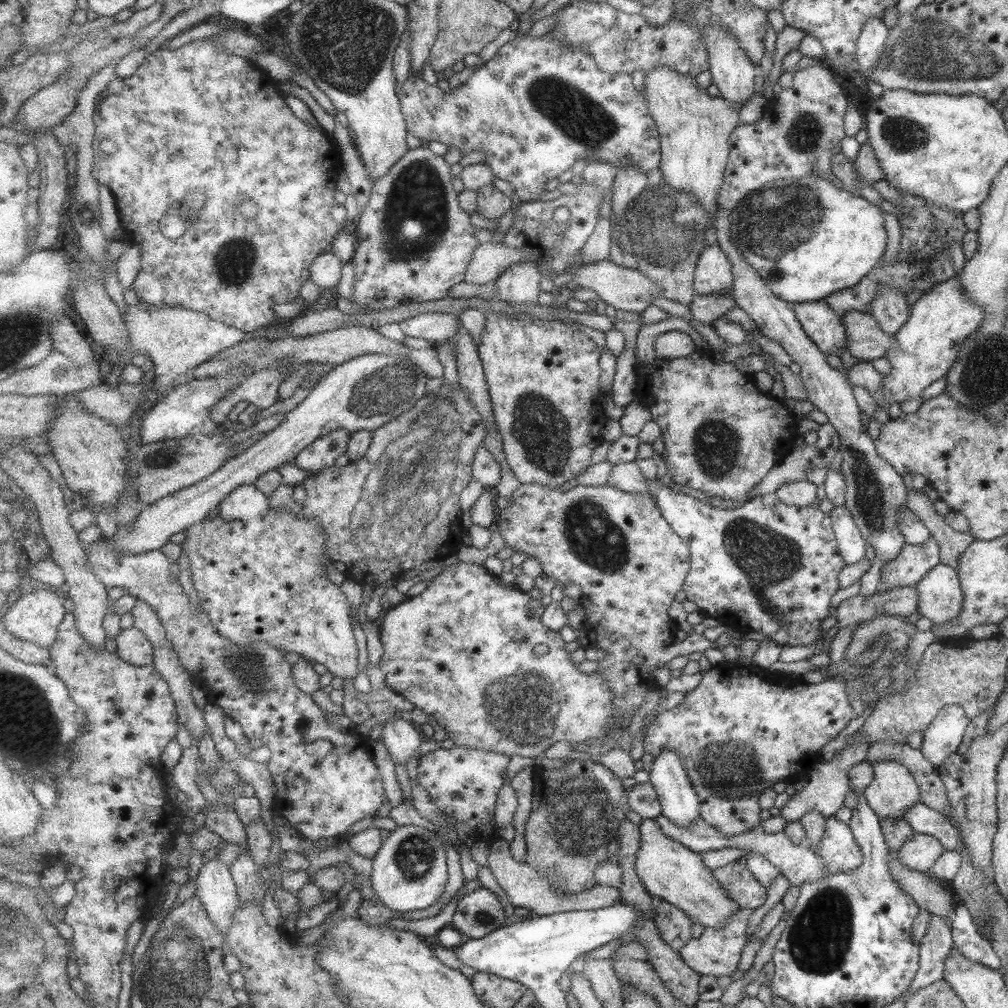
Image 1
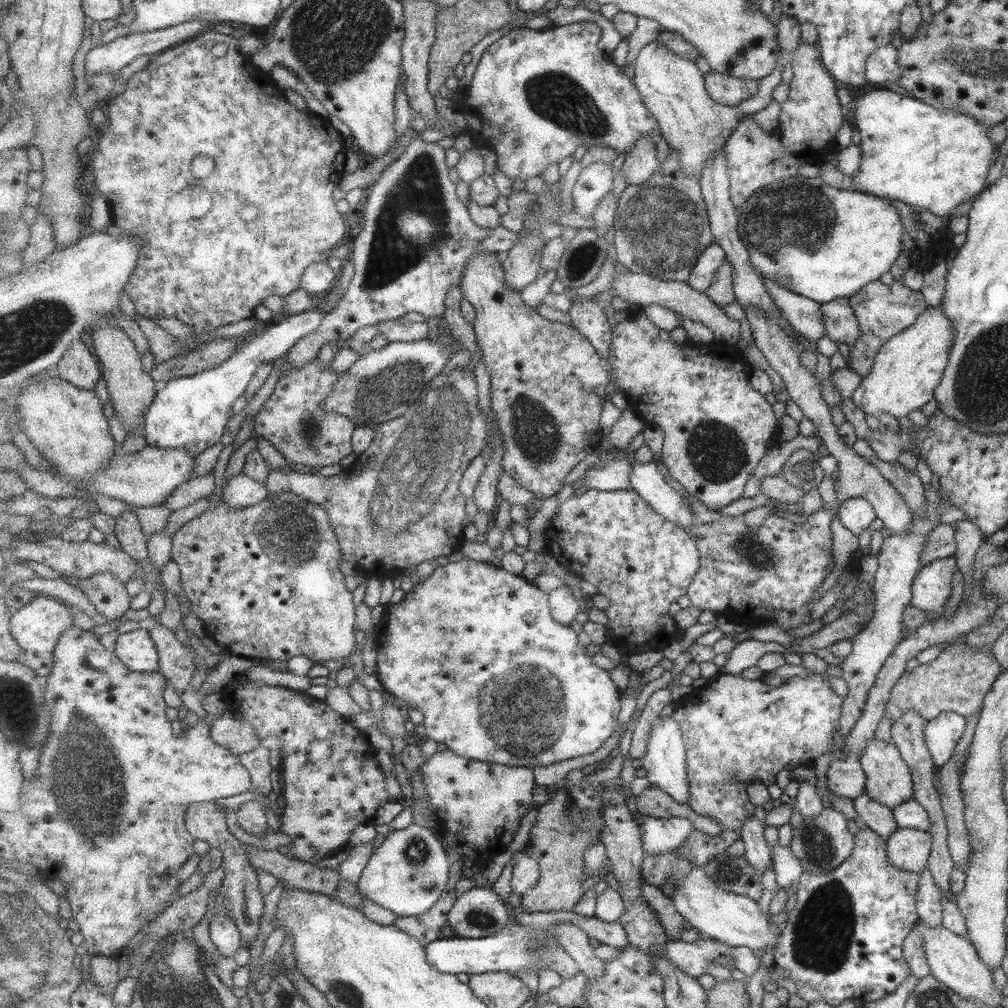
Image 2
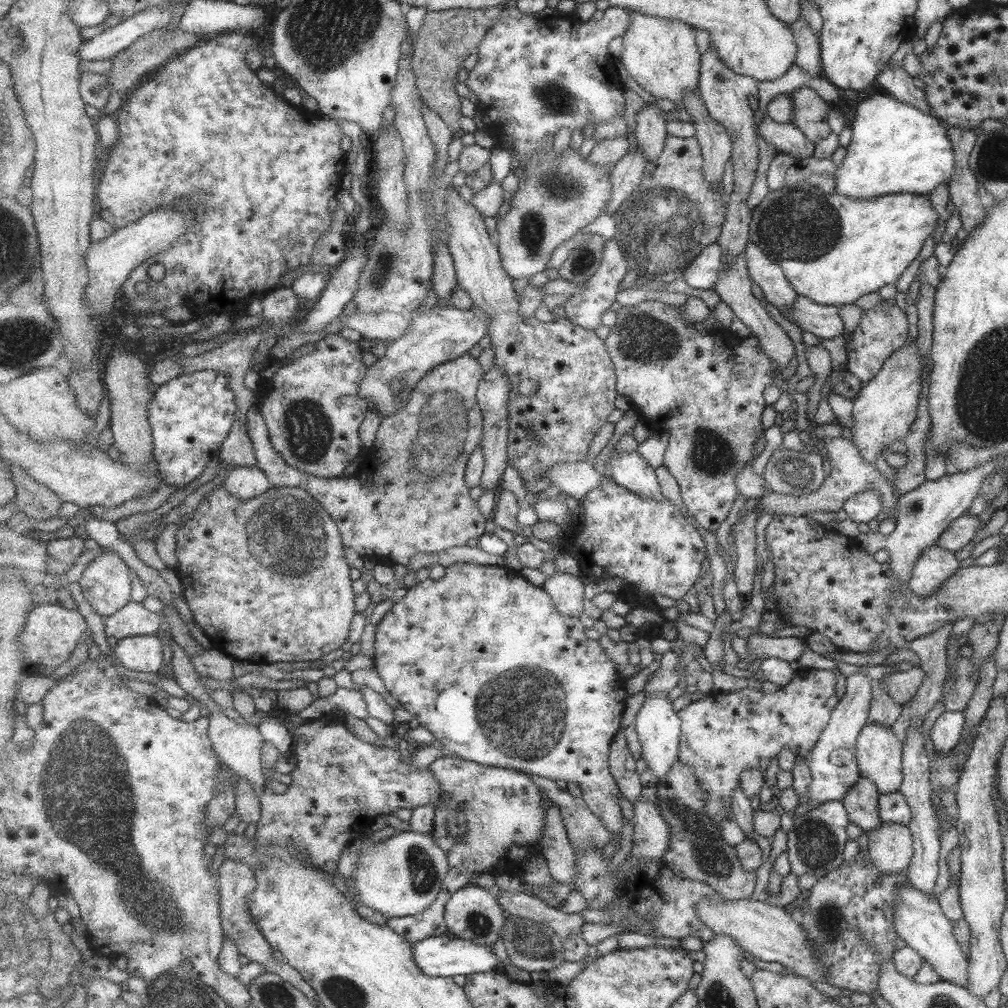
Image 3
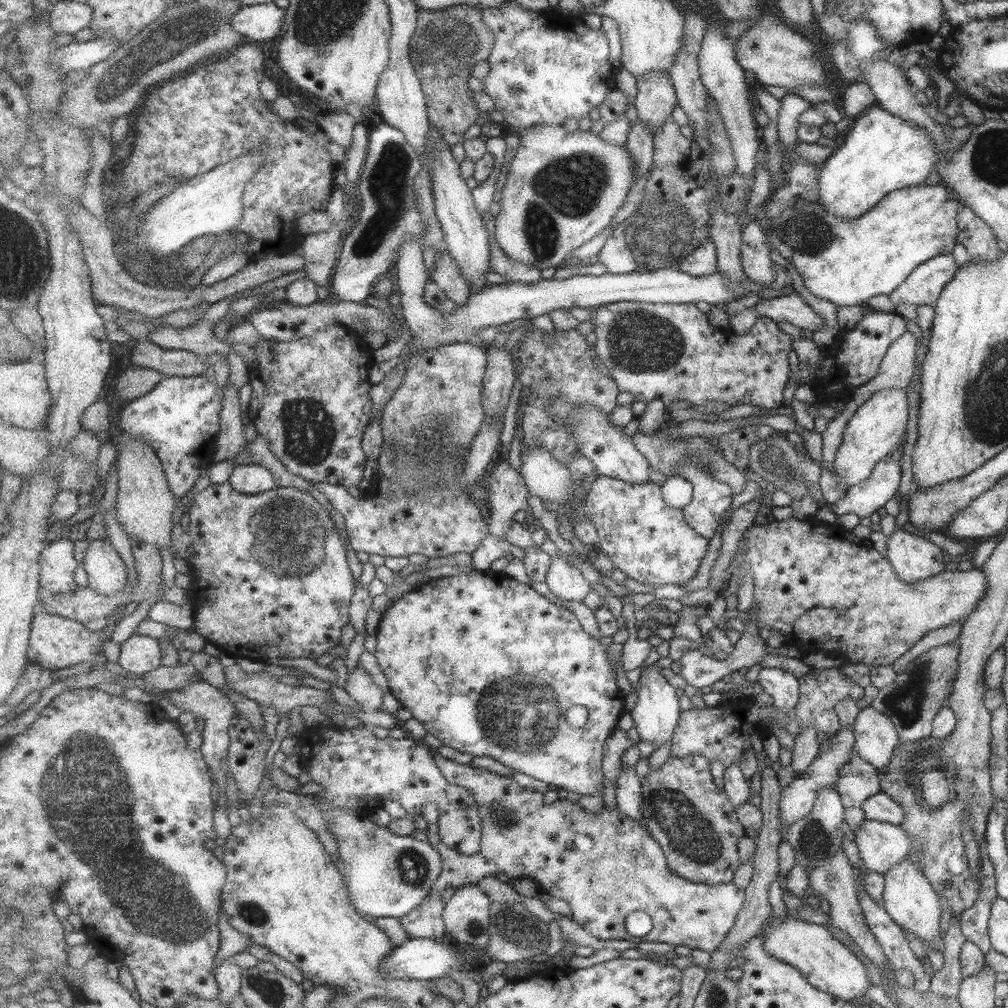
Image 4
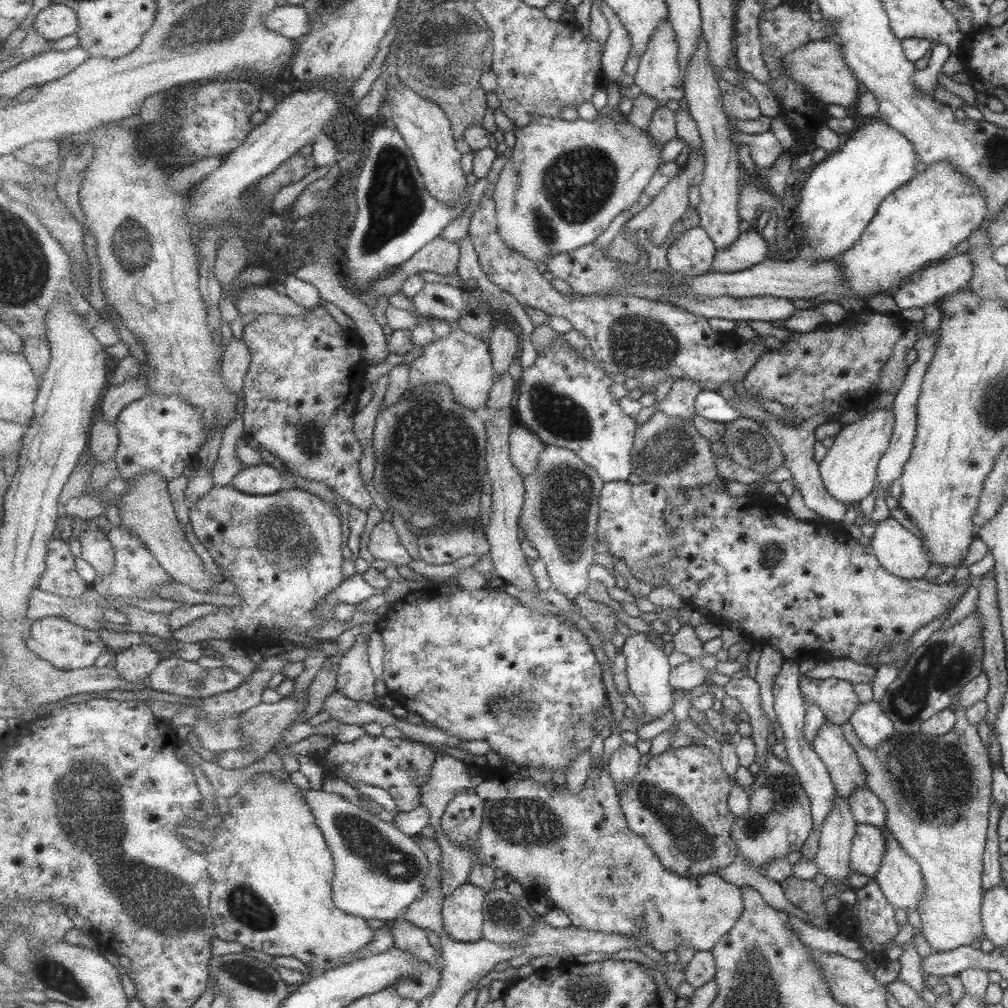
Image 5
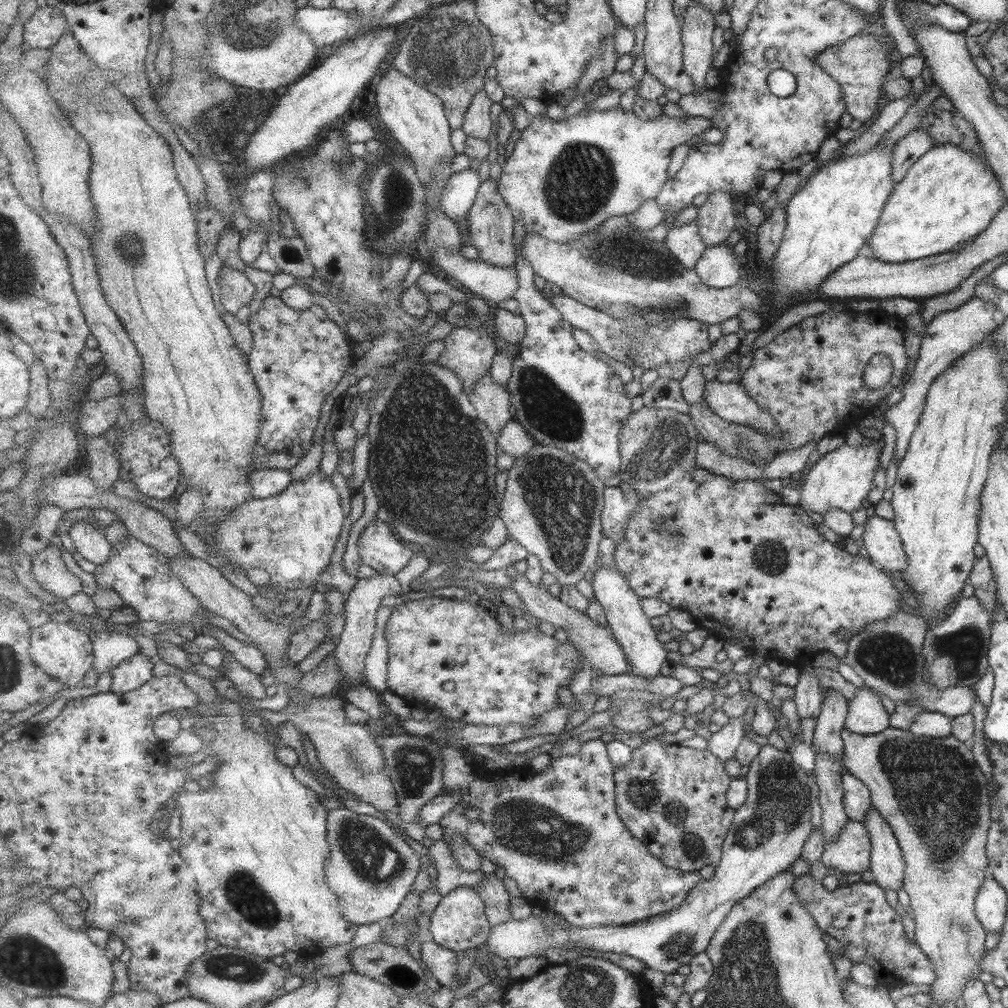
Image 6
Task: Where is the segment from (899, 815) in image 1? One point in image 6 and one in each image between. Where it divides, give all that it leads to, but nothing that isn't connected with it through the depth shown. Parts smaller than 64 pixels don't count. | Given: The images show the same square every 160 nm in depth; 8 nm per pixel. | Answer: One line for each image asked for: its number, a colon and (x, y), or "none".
2: (888, 782)
3: (878, 752)
4: (874, 735)
5: (869, 723)
6: (865, 715)

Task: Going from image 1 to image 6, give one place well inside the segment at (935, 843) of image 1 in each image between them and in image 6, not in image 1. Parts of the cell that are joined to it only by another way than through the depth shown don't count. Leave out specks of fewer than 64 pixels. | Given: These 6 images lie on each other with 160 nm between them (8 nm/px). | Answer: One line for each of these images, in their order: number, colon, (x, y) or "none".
2: (907, 849)
3: (889, 845)
4: (879, 844)
5: (867, 845)
6: (850, 851)

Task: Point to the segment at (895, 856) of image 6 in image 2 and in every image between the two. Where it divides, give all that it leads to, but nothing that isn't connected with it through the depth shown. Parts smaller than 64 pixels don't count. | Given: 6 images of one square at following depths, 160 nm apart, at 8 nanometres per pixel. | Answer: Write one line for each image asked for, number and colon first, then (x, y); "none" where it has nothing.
2: (952, 960)
3: (917, 919)
4: (909, 900)
5: (899, 877)

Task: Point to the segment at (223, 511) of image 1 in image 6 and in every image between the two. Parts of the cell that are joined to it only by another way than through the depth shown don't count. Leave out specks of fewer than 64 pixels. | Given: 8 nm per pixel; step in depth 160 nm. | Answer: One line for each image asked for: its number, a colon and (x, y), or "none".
2: (241, 491)
3: (247, 482)
4: (252, 479)
5: (263, 479)
6: (269, 482)

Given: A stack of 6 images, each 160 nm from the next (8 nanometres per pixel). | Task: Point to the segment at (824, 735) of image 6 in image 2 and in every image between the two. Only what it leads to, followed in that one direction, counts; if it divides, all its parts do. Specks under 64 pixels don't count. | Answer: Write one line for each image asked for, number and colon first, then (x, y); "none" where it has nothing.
2: (878, 818)
3: (860, 803)
4: (857, 780)
5: (845, 772)

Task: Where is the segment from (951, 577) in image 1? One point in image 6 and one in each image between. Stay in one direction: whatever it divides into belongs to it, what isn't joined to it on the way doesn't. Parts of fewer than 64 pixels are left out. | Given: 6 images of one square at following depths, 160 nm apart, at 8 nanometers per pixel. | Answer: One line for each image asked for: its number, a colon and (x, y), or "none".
2: (932, 585)
3: (933, 565)
4: (913, 558)
5: (898, 551)
6: (881, 541)

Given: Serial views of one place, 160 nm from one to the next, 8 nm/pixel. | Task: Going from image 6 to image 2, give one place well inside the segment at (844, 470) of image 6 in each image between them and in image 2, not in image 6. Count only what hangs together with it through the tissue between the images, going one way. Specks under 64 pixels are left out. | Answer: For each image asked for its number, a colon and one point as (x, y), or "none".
2: (907, 369)
3: (884, 409)
4: (878, 427)
5: (848, 470)

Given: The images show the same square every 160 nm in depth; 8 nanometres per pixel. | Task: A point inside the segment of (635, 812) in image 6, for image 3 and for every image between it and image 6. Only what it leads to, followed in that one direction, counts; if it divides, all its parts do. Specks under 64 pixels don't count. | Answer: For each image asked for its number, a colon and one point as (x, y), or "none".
3: (698, 850)
4: (695, 822)
5: (679, 802)

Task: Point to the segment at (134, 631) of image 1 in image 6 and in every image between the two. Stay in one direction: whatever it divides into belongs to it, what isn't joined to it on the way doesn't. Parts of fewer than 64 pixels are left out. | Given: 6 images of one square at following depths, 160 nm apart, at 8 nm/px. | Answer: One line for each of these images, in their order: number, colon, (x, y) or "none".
2: (137, 650)
3: (140, 653)
4: (139, 654)
5: (136, 663)
6: (136, 671)

